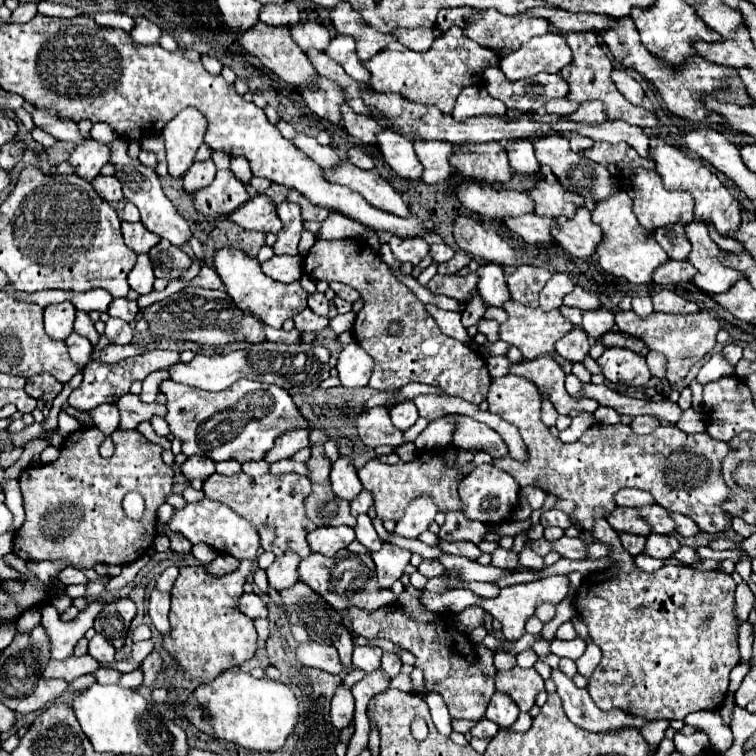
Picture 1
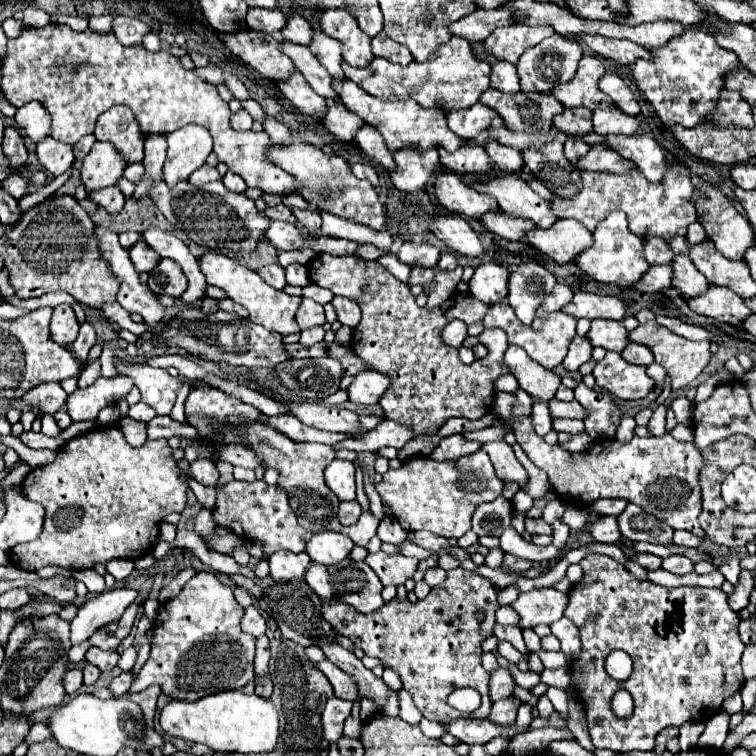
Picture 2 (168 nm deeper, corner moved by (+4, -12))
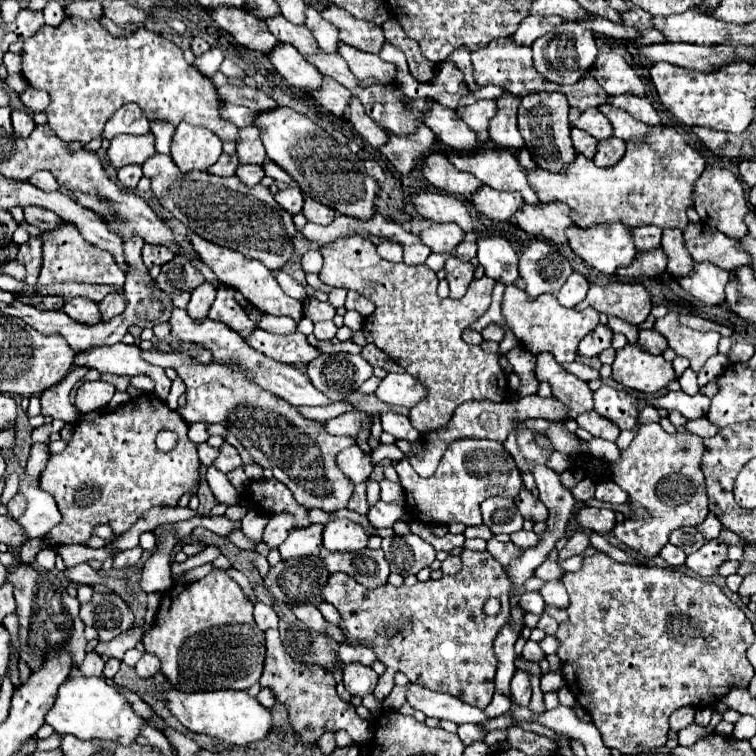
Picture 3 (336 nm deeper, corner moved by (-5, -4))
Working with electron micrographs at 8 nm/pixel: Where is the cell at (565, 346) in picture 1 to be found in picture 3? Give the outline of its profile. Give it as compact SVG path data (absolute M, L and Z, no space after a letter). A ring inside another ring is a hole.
M599 324L593 332L589 332L581 344L579 344L579 354L581 356L599 356L605 348L611 346L613 340L613 330L609 326Z

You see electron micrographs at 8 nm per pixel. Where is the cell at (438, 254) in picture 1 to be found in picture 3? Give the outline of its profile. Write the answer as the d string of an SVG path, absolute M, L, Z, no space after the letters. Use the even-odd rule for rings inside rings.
M463 240L463 242L457 246L455 256L461 258L461 260L467 260L467 262L473 260L473 258L477 256L477 246L475 246L475 242L471 242L471 240Z

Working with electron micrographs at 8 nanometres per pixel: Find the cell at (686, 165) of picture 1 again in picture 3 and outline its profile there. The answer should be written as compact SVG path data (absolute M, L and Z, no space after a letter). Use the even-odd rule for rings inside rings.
M609 102L599 106L599 112L603 112L615 130L615 136L621 140L643 140L649 134L649 126L641 124L639 120L633 120L625 110L613 108Z

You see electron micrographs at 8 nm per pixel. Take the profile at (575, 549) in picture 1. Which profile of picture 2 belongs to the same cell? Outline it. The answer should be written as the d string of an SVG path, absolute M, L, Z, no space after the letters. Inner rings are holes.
M512 524L500 536L500 548L508 554L514 554L514 556L520 556L520 558L526 558L526 560L532 560L532 562L554 564L562 556L562 550L558 550L556 546L542 548L542 546L536 546L532 542L526 542L520 534L516 534Z

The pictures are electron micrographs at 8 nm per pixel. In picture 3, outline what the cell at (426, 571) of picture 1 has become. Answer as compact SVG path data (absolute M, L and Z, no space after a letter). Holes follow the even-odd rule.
M449 554L447 560L441 564L441 572L443 574L457 574L459 570L461 570L461 558L459 556Z

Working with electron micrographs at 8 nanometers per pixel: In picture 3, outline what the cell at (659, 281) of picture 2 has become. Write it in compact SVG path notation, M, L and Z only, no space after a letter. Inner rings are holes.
M661 248L649 250L649 252L637 252L633 264L617 268L619 276L639 278L639 276L657 276L659 272L665 272L667 268L667 256Z

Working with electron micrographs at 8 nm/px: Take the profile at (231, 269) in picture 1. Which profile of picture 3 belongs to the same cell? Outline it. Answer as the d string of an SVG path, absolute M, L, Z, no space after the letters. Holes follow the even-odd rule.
M191 230L187 232L187 238L189 238L193 250L197 252L199 260L201 260L203 264L207 264L207 266L217 274L217 278L221 280L221 284L239 290L257 310L261 310L263 314L273 314L273 316L289 316L289 318L293 318L293 320L301 320L301 318L303 318L303 304L301 304L299 300L287 296L287 294L279 288L275 276L273 276L261 262L257 262L257 260L247 260L245 256L241 256L239 252L233 252L233 250L229 250L229 248L215 246L215 244L203 240L201 236L197 236L197 234L191 232Z

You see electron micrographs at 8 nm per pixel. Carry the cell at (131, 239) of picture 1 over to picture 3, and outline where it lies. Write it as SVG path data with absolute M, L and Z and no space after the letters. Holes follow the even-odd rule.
M145 244L143 246L143 260L145 264L151 268L151 266L163 266L167 262L171 262L175 256L173 252L169 252L167 248L161 248L161 246L151 246L151 244Z

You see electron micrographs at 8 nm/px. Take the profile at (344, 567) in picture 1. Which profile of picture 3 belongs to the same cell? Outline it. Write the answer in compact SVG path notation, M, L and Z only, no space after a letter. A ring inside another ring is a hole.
M365 548L361 552L331 552L325 556L329 572L345 572L367 588L377 588L387 582L389 564L383 550Z

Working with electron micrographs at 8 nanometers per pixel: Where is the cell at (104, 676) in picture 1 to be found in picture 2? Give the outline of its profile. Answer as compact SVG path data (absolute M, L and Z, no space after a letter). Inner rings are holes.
M122 672L120 676L116 676L116 678L108 684L108 688L112 690L114 696L124 696L124 694L128 692L130 684L132 684L132 678L134 678L132 672Z

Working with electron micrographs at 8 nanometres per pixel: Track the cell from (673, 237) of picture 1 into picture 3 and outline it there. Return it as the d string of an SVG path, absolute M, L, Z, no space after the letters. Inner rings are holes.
M653 224L639 226L633 230L633 242L637 250L655 250L661 244L661 228Z

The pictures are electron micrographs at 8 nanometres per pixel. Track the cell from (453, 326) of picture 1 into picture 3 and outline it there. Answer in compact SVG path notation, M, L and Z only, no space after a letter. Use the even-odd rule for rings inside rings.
M451 256L445 262L445 270L447 270L447 282L451 288L451 298L463 298L463 294L467 292L471 280L473 280L473 264L471 262L463 262L457 256Z

